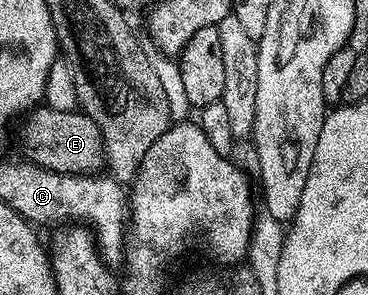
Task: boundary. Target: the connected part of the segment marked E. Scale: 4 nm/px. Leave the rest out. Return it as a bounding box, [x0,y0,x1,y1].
[19,105,105,175]

